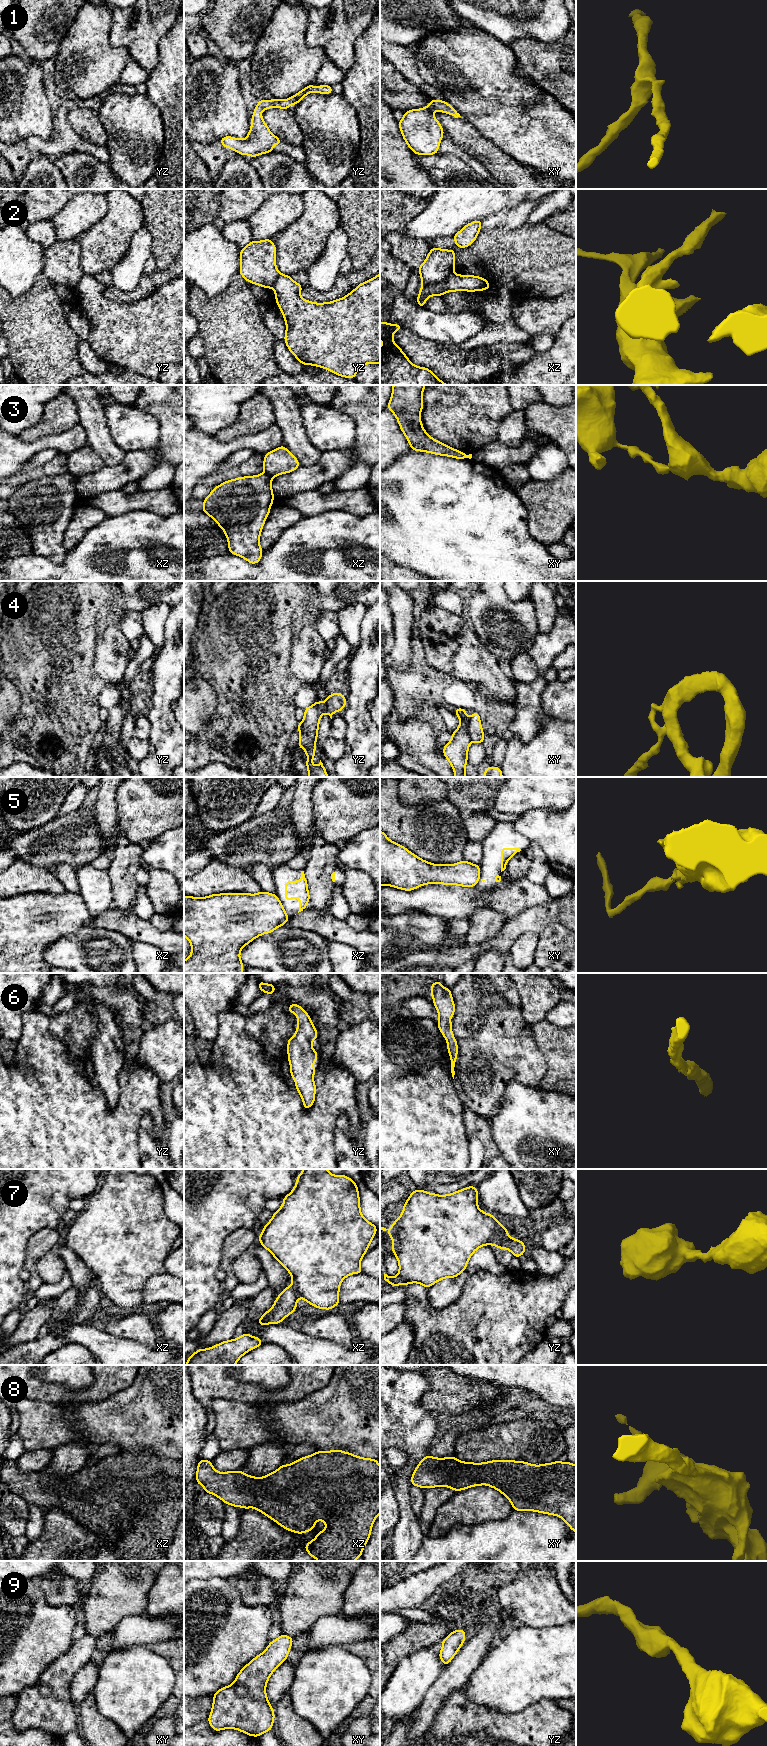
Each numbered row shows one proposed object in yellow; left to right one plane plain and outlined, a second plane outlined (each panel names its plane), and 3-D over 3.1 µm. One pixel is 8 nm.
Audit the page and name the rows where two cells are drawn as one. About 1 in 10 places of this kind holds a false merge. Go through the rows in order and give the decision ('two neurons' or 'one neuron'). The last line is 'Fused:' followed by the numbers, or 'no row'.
1: one neuron
2: two neurons
3: two neurons
4: two neurons
5: two neurons
6: one neuron
7: one neuron
8: one neuron
9: one neuron
Fused: 2, 3, 4, 5

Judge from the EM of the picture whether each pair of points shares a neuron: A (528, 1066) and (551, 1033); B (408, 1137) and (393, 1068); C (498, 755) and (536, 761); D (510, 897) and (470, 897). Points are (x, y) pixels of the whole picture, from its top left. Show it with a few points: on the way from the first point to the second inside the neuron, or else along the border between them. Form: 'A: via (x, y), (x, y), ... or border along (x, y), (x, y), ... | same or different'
A: border along (530, 1027), (535, 1044), (546, 1062), (545, 1072) | different
B: via (393, 1120), (393, 1085) | same
C: border along (507, 741), (505, 756), (499, 766) | different
D: via (500, 899), (480, 899) | same

